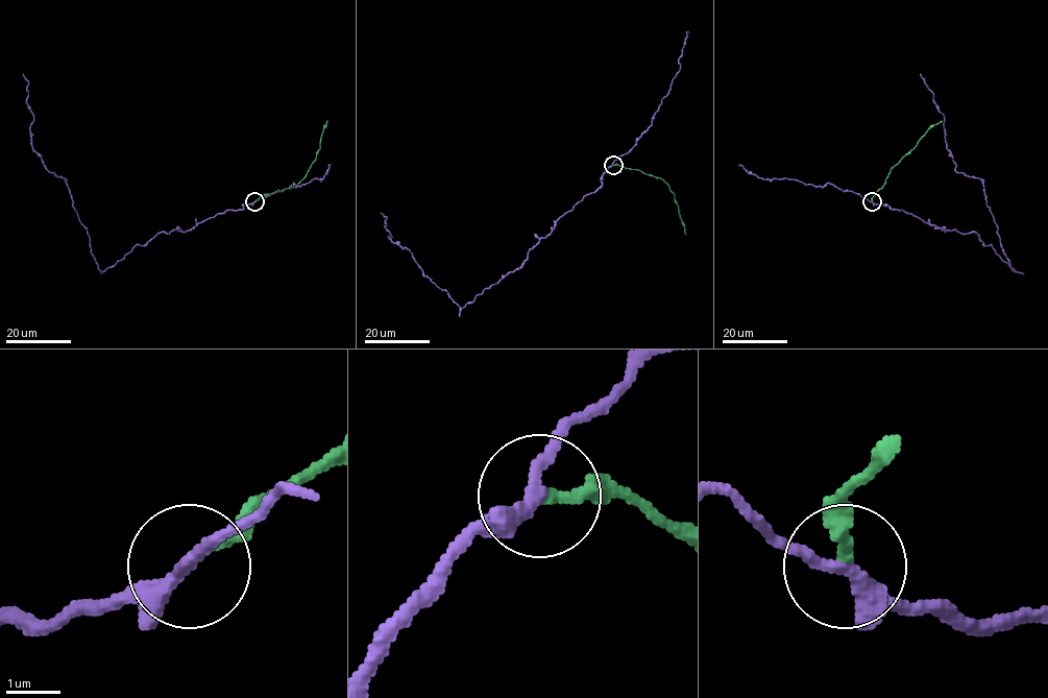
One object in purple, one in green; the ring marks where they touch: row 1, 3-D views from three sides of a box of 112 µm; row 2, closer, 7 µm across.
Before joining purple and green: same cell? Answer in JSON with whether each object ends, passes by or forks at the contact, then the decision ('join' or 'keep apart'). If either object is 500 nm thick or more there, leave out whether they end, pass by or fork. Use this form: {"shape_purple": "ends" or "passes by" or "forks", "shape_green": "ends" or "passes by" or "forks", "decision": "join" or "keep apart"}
{"shape_purple": "passes by", "shape_green": "ends", "decision": "keep apart"}

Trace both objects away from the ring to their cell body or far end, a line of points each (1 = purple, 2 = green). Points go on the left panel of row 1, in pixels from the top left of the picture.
1: (254, 202), (186, 232), (161, 232), (101, 270), (66, 181), (32, 147), (23, 74)
2: (254, 201), (293, 187), (305, 177), (316, 159), (327, 120)

